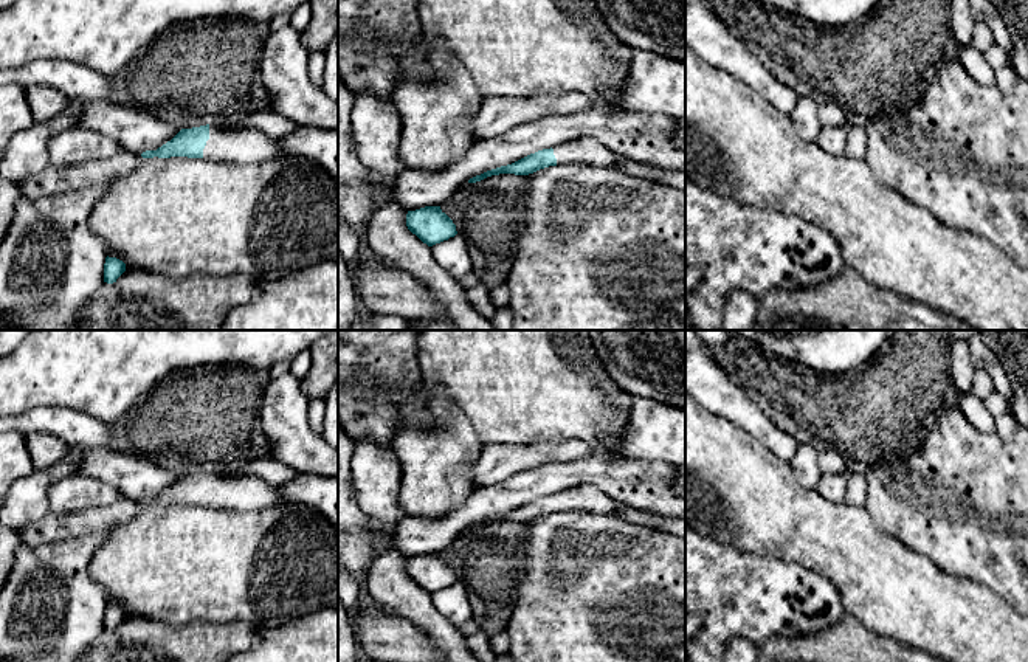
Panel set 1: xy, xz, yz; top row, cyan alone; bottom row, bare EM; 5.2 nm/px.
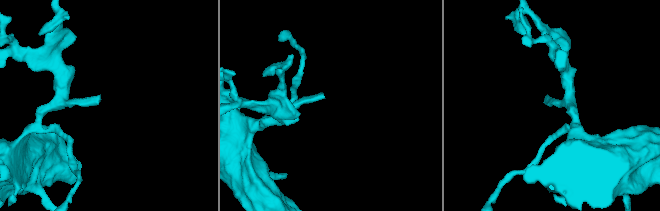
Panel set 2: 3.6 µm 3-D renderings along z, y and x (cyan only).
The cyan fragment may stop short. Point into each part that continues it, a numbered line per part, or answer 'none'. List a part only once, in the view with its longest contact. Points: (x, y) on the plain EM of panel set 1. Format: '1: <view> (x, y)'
1: xy (247, 492)

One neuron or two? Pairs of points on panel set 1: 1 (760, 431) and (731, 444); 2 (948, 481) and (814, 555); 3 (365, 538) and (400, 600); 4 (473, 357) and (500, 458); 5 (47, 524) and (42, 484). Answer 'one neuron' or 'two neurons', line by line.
1: two neurons
2: two neurons
3: two neurons
4: two neurons
5: two neurons

